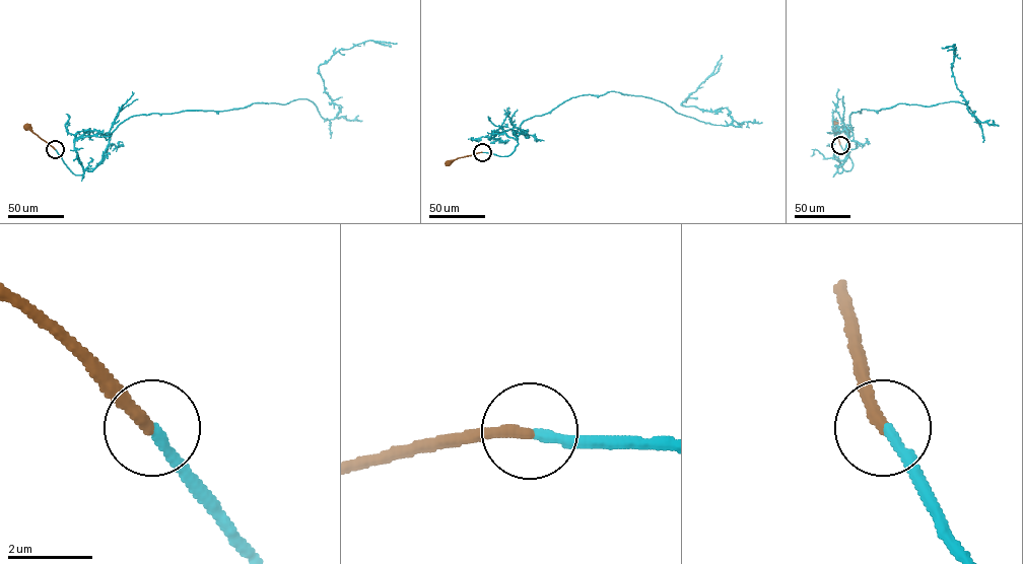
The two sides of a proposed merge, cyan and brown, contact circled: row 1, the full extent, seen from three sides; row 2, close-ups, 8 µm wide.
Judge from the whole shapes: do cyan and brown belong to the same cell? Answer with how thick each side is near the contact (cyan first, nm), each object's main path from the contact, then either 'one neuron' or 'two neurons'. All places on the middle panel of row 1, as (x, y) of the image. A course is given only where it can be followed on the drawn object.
240/280 nm | cyan via (482, 152), (507, 156), (524, 121), (609, 91), (730, 125), (726, 108), (681, 104), (721, 55) | brown via (482, 152), (449, 162) | one neuron

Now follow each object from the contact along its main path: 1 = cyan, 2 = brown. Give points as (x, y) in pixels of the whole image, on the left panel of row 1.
1: (55, 149), (83, 177), (135, 116), (307, 98), (333, 119), (341, 106), (319, 66), (369, 40), (396, 43)
2: (55, 149), (26, 128)

